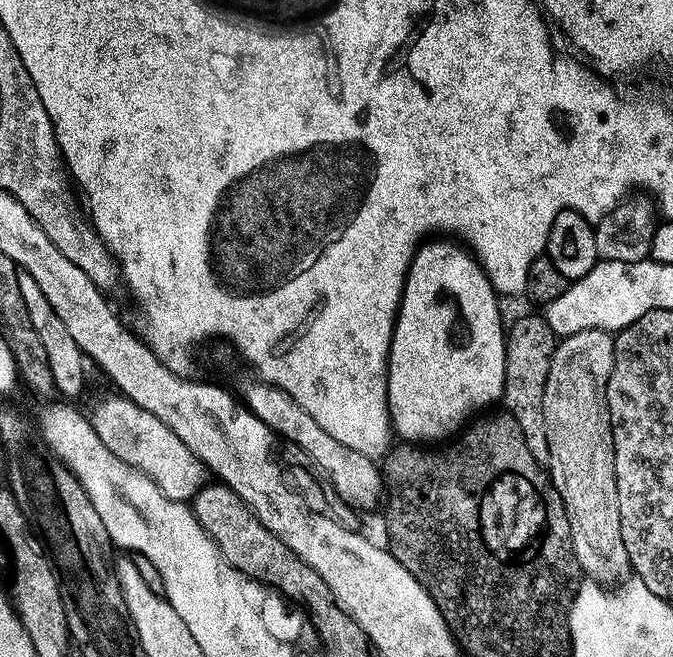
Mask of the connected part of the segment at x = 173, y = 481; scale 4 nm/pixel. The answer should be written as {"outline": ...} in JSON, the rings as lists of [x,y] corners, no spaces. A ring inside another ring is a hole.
{"outline":[[[112,394],[109,400],[102,401],[90,412],[90,421],[104,445],[130,466],[146,473],[159,486],[162,494],[166,494],[166,498],[191,501],[209,483],[208,469],[188,449],[186,442],[182,442],[182,438],[178,438],[178,434],[174,434],[174,430],[166,426],[162,418],[154,418],[150,410],[142,410],[142,406],[138,406],[127,396]]]}

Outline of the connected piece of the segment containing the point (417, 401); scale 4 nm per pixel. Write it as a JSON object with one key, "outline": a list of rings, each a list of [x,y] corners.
{"outline":[[[432,238],[427,242],[421,243],[419,247],[417,247],[416,253],[412,255],[412,261],[408,267],[408,275],[404,277],[404,289],[402,290],[402,298],[400,299],[400,308],[396,311],[396,325],[392,331],[390,354],[388,355],[388,416],[392,420],[393,433],[395,433],[401,441],[447,441],[453,434],[461,431],[462,425],[469,417],[484,410],[479,410],[479,408],[484,408],[487,404],[494,403],[495,400],[497,403],[497,401],[503,397],[506,324],[500,321],[499,302],[501,303],[498,299],[498,293],[489,282],[488,275],[485,274],[483,268],[481,268],[480,264],[477,262],[475,255],[473,255],[467,247],[461,246],[452,238]]]}

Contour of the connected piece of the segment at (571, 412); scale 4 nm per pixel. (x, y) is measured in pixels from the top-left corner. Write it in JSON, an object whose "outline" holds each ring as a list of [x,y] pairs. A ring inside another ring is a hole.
{"outline":[[[587,328],[563,337],[550,358],[550,374],[546,374],[546,390],[542,394],[542,414],[546,418],[548,443],[546,471],[561,495],[570,524],[573,552],[581,571],[591,581],[603,584],[617,583],[618,572],[627,573],[631,569],[629,555],[622,540],[612,449],[612,423],[608,420],[608,403],[604,397],[612,369],[613,354],[613,333],[604,332],[601,328]]]}

